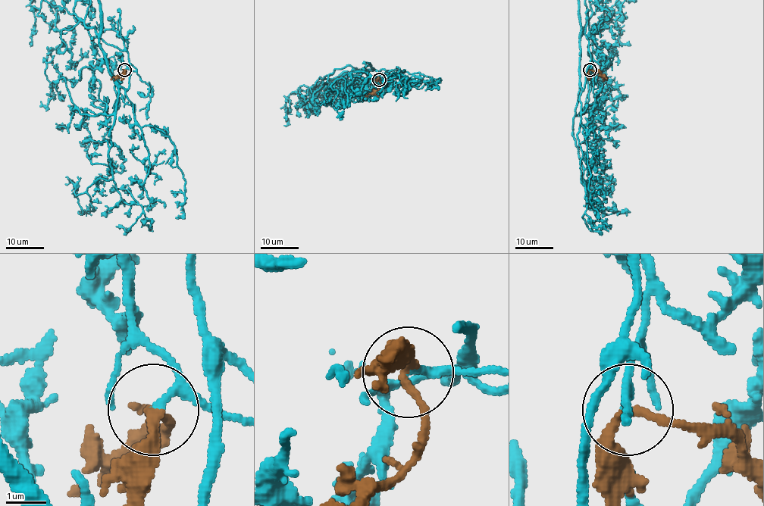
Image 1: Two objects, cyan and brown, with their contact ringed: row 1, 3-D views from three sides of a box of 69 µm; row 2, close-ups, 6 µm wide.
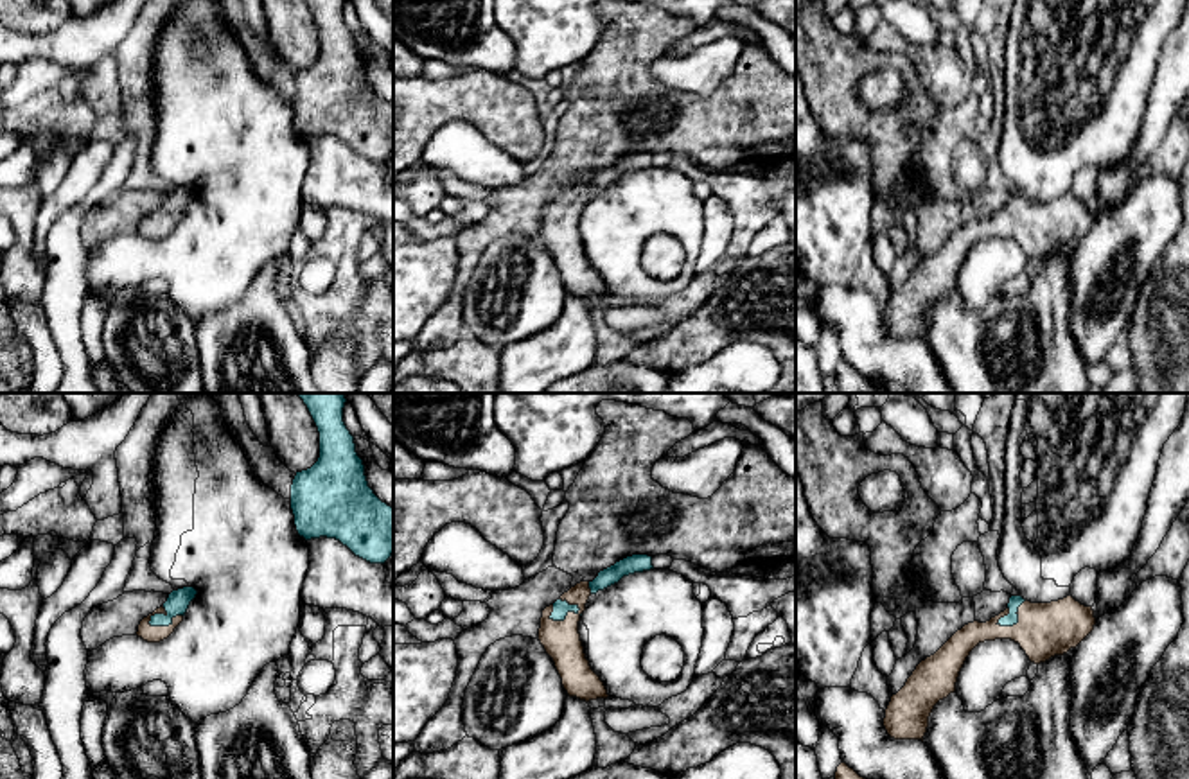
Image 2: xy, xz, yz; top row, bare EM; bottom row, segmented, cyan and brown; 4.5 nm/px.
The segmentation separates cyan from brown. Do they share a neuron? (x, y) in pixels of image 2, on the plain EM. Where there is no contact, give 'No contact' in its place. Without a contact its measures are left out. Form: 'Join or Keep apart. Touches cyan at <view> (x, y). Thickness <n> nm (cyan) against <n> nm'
Join. Touches cyan at xz (564, 216). Thickness 70 nm (cyan) against 170 nm

